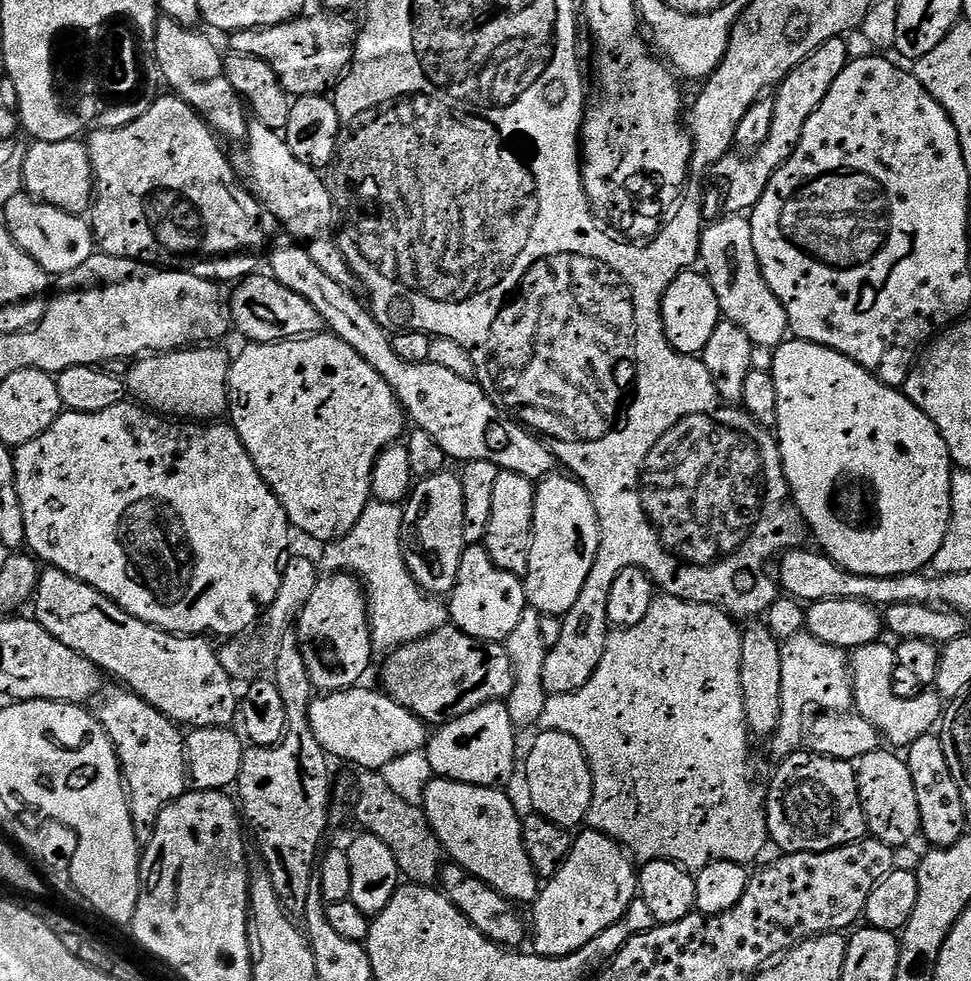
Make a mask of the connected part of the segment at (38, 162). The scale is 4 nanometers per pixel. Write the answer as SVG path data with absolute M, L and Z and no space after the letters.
M80 138L66 142L37 140L29 143L24 162L23 191L43 204L84 216L94 203L94 177L87 143Z

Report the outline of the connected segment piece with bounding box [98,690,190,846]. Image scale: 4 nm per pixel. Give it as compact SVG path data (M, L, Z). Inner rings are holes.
M120 691L124 692L116 692L109 700L99 701L98 719L114 746L120 773L124 775L124 790L128 793L136 840L147 846L156 829L160 811L184 795L189 787L188 763L184 753L186 736L173 721L135 692Z

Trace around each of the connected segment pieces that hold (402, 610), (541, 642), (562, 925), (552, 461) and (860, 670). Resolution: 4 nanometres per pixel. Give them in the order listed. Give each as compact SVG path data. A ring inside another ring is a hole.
M369 501L351 532L323 547L322 562L320 560L327 573L343 571L361 580L368 600L373 649L381 654L429 636L434 630L445 627L449 619L447 605L439 597L422 591L409 574L401 548L403 517L403 509L399 505Z
M528 606L524 609L518 626L504 642L516 672L515 688L508 695L506 706L510 710L511 720L519 729L524 730L532 725L535 727L545 709L548 693L542 682L542 671L548 649L557 644L558 634L562 634L560 622L561 617L541 615L535 608Z
M584 830L579 835L562 870L541 887L540 897L531 905L530 944L532 940L537 956L569 956L582 950L590 938L598 938L606 926L622 919L630 902L637 899L638 872L632 869L629 853L601 832Z
M291 238L283 239L273 248L271 245L266 260L266 264L272 267L269 268L271 276L282 282L282 286L302 294L302 298L306 298L306 302L310 302L310 306L322 314L327 331L358 350L358 354L362 354L362 358L366 358L366 362L370 362L370 366L374 366L374 370L386 378L396 399L404 407L407 419L411 423L413 420L416 428L424 428L426 434L430 434L430 438L442 446L445 457L452 459L453 456L459 462L494 462L494 466L503 471L522 474L533 482L553 475L555 468L552 467L557 467L558 461L552 451L516 423L505 409L499 408L475 380L458 378L458 374L445 370L443 366L411 364L398 358L398 354L394 354L389 333L372 316L369 305L357 293L338 286L338 282L334 282L334 278L330 278L322 266L314 262L314 258L310 258L303 243Z
M884 643L867 644L851 653L852 702L855 711L875 726L881 737L893 744L889 744L893 749L906 750L911 744L918 742L918 738L929 735L939 725L946 701L935 690L920 690L917 696L900 697L892 685L892 679L898 673L896 649L891 643Z

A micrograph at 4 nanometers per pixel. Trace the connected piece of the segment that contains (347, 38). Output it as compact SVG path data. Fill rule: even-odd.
M301 14L294 20L274 26L246 28L231 33L227 37L229 49L238 54L262 58L262 62L266 62L266 66L278 74L278 82L282 82L284 89L293 98L327 93L335 89L352 63L358 24L348 14L308 15Z

